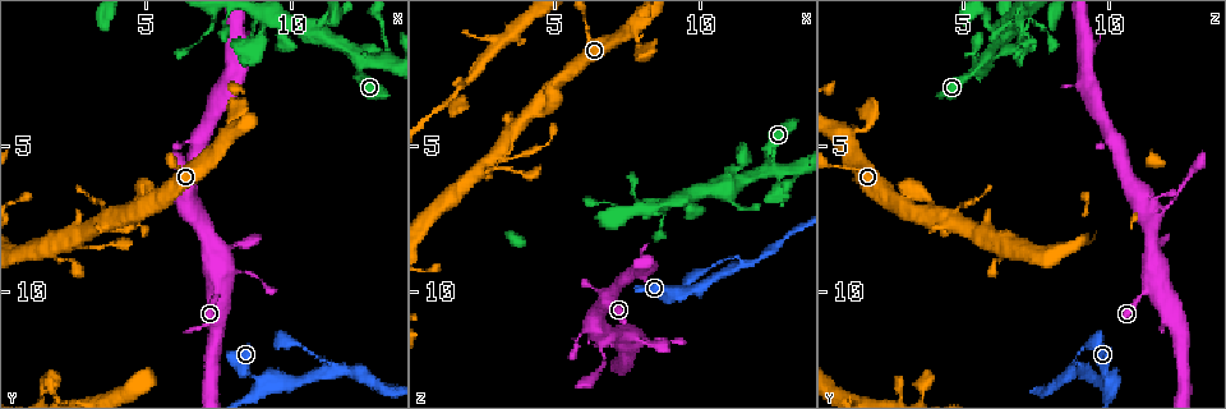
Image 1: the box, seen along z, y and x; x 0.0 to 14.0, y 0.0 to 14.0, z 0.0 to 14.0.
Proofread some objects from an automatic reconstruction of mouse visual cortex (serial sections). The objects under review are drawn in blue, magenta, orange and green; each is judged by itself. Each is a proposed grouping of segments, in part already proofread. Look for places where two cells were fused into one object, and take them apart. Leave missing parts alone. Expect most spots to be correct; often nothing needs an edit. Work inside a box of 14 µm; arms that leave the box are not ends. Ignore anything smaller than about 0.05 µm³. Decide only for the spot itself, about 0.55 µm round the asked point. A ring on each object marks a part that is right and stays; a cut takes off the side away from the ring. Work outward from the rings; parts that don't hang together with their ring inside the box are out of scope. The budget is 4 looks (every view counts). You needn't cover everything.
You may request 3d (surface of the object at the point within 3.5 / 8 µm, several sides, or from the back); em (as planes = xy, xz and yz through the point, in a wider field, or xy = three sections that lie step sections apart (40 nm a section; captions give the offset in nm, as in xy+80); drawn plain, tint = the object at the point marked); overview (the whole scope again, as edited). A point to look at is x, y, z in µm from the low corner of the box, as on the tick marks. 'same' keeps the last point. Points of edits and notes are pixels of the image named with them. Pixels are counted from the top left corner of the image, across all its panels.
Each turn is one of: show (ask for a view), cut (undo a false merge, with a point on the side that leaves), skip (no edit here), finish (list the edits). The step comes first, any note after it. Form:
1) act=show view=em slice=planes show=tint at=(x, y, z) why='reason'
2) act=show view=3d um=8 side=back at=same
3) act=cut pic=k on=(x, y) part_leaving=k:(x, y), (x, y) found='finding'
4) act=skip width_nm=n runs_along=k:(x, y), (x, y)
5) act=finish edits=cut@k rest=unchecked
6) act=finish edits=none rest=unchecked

act=show view=3d um=3.5 at=(12.5, 2.2, 5.7) why='abrupt turn'

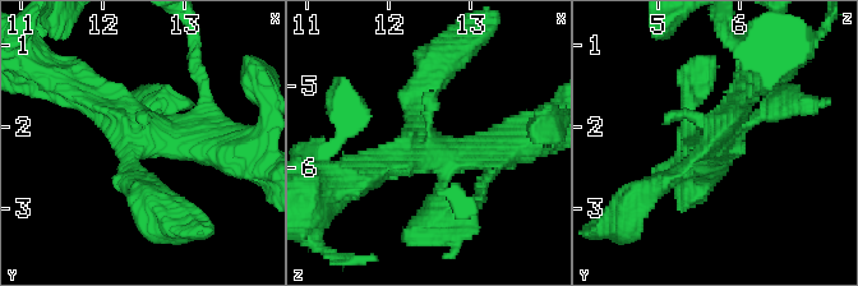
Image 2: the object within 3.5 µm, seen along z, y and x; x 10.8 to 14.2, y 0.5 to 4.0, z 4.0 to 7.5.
act=show view=em slice=xy step=3 show=tint at=(12.45, 2.25, 5.65) why='need the tissue'

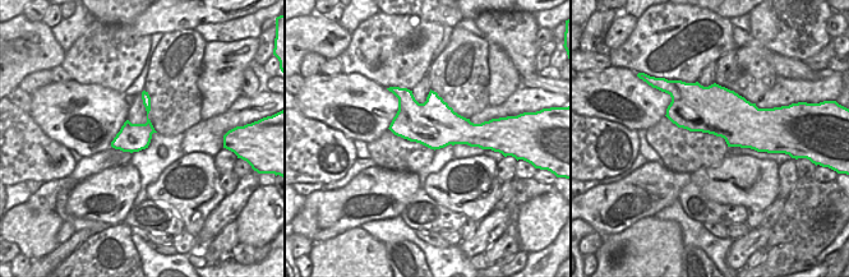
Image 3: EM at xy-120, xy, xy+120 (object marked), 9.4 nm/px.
act=skip runs_along=2:(646, 192), (701, 153), (745, 95) found='continuous, no second cell'

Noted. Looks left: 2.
act=show view=3d um=3.5 at=(6.5, 7.1, 11.7)

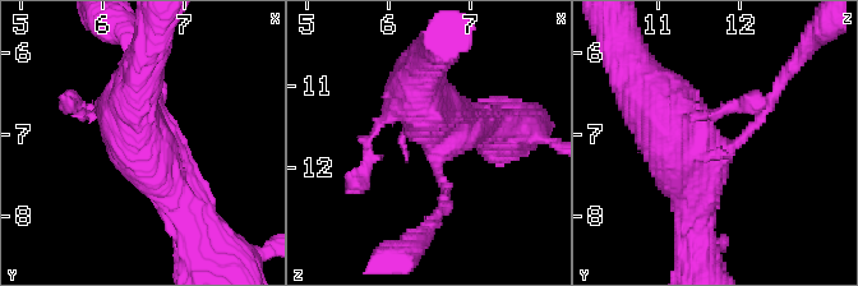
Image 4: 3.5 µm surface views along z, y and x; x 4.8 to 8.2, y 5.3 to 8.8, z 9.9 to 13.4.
act=show view=em slice=planes show=tint at=(6.60, 7.15, 11.70) why='now the EM'

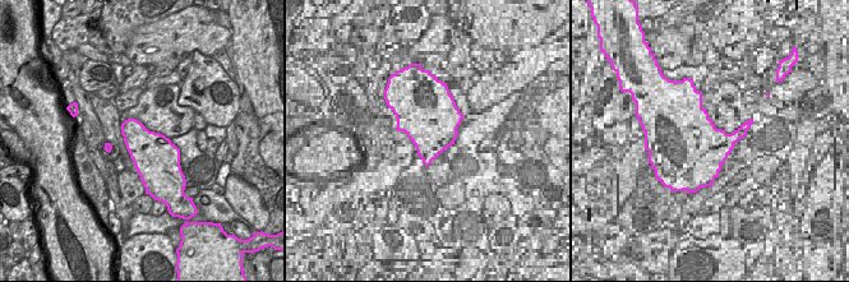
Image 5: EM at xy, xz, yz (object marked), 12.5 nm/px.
act=skip runs_along=4:(194, 243), (132, 97) found='one cell here'

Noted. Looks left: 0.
act=finish edits=none rest=unchecked

